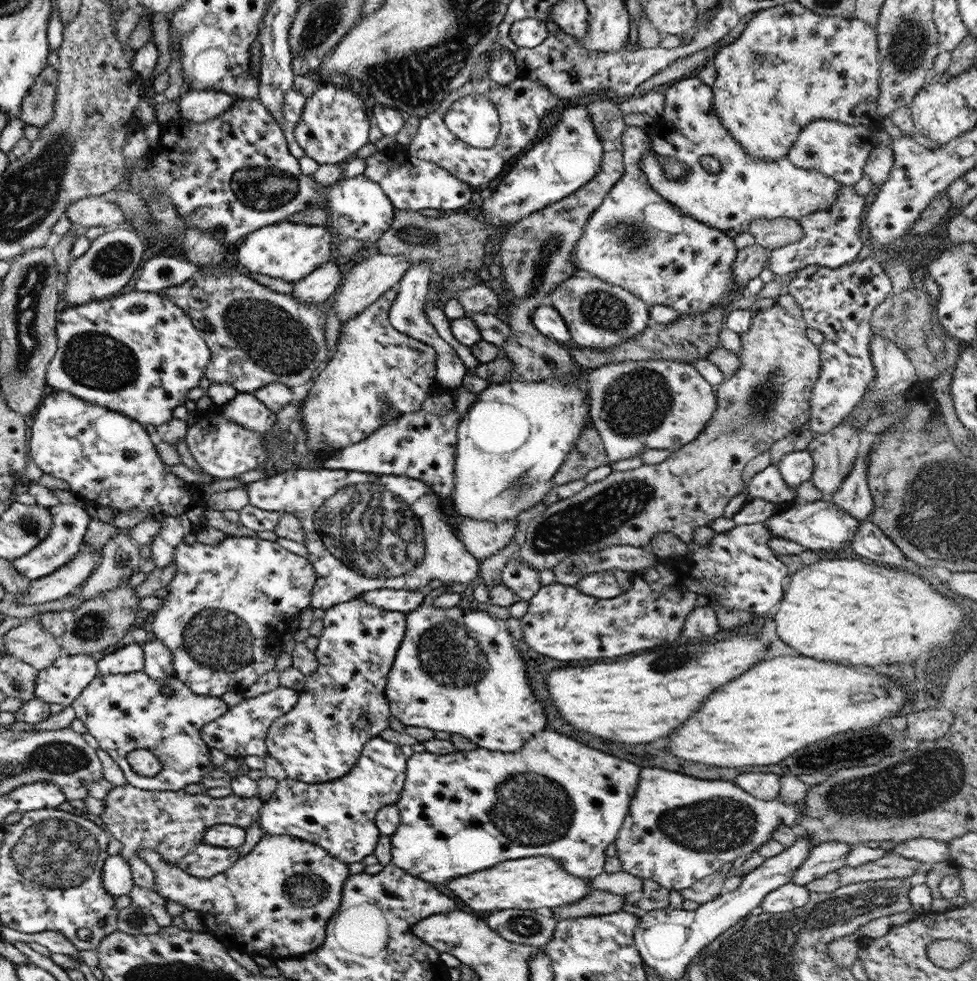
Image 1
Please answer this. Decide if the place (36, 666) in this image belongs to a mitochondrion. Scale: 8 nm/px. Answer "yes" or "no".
no

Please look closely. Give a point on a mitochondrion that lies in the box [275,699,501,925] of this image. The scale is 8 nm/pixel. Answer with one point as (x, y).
(304, 891)

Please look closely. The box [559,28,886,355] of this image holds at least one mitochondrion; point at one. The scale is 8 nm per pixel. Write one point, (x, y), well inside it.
(604, 310)

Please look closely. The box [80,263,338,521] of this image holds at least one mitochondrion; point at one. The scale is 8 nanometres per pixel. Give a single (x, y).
(271, 339)

